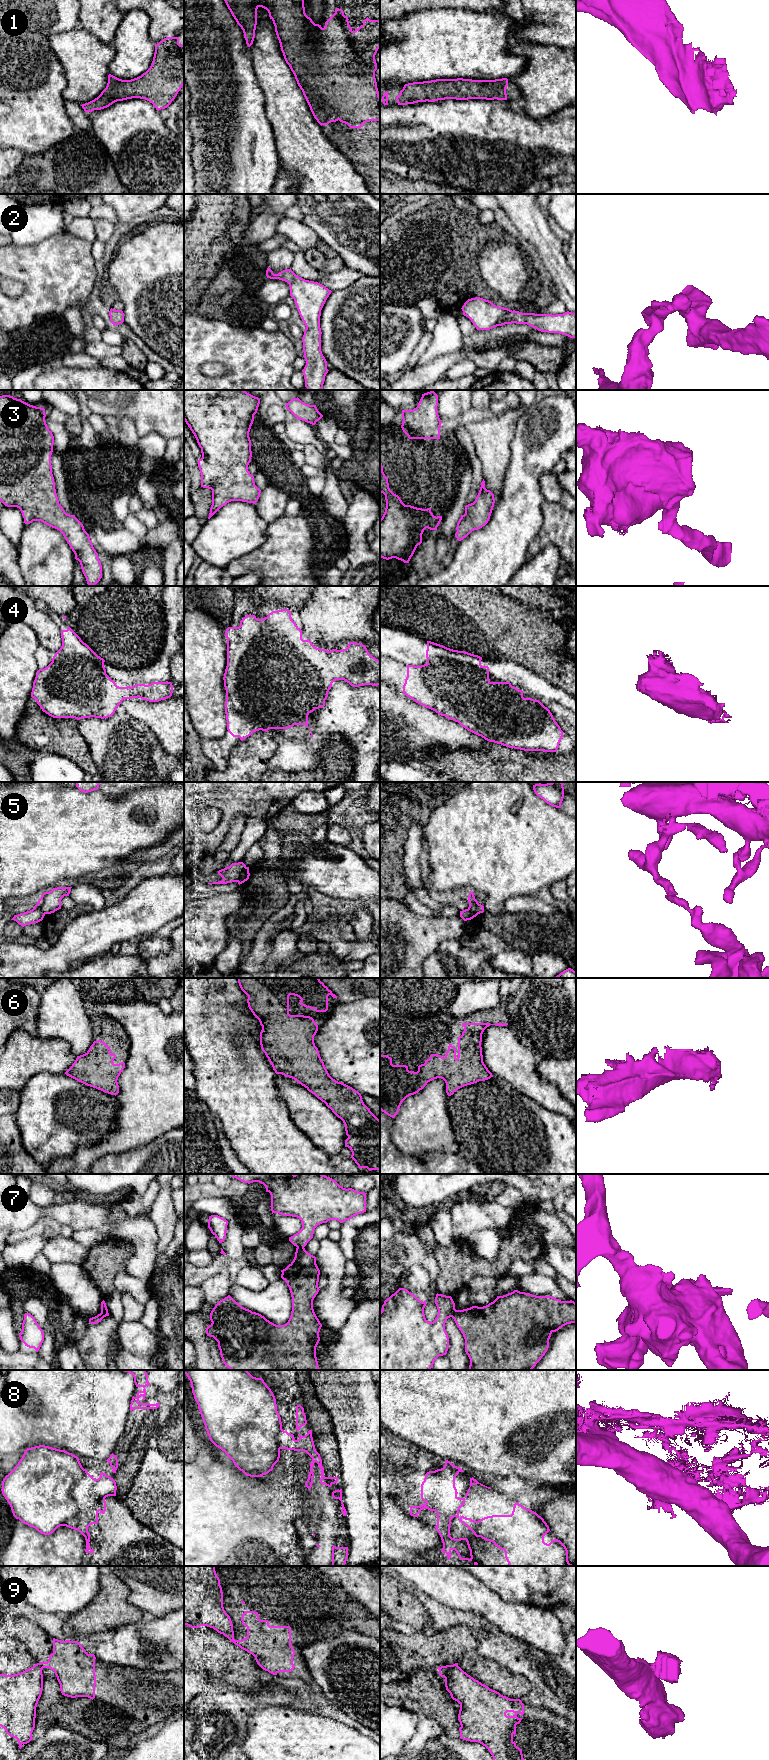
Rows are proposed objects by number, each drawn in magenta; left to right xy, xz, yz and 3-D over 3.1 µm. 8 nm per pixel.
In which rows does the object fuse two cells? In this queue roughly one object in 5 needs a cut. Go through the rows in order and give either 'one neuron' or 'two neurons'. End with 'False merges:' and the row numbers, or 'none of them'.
1: one neuron
2: one neuron
3: one neuron
4: one neuron
5: two neurons
6: one neuron
7: two neurons
8: one neuron
9: two neurons
False merges: 5, 7, 9

